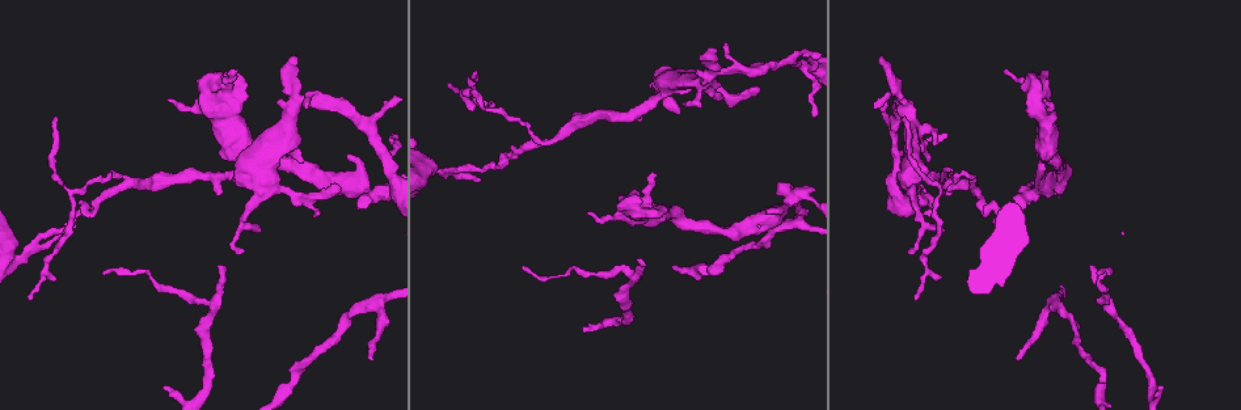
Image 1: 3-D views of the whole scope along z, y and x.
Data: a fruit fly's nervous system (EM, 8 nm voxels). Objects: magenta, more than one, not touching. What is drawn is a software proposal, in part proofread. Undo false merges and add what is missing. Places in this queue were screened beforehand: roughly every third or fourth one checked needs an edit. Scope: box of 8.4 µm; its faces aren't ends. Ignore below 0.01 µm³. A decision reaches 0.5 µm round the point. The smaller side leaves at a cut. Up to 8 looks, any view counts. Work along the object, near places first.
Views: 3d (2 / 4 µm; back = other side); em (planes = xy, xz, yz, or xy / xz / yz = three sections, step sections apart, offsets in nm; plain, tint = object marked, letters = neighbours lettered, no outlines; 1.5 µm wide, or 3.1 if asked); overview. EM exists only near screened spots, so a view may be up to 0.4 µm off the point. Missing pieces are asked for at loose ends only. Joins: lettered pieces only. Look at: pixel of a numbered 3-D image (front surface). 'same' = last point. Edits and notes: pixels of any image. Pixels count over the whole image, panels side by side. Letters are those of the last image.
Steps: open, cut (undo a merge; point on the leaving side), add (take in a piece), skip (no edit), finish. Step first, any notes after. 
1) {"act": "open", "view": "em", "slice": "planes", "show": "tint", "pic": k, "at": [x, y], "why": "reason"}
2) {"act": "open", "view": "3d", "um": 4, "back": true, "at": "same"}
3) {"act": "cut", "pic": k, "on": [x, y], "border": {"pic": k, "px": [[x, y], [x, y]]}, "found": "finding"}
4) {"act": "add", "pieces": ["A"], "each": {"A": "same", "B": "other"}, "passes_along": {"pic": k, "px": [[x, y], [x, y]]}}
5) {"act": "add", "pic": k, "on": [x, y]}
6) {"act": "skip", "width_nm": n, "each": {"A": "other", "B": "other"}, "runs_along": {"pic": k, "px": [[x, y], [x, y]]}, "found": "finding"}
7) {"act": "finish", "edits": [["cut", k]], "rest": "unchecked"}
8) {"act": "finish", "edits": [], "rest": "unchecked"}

{"act": "open", "view": "3d", "um": 4, "pic": 1, "at": [904, 117], "why": "thin end"}

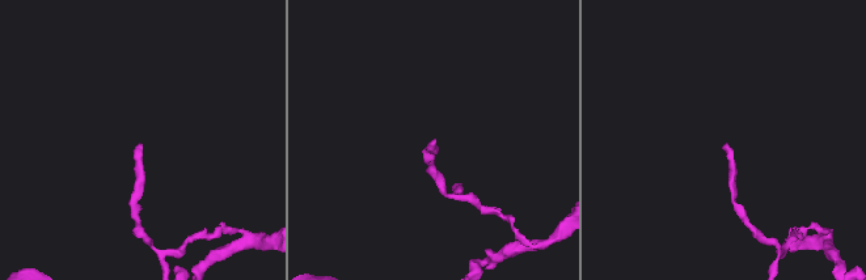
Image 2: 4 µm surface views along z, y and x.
{"act": "open", "view": "em", "slice": "planes", "show": "letters", "pic": 2, "at": [724, 147], "why": "shape alone is not enough"}

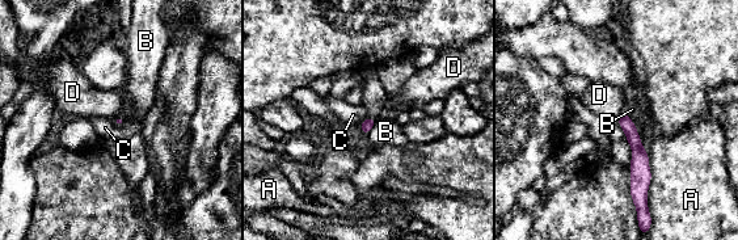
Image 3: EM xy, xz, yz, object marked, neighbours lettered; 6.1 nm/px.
{"act": "skip", "longest_contact_nm": ["A", 340], "each": {"A": "other", "B": "other", "C": "other", "D": "other"}, "border": {"pic": 3, "px": [[123, 116], [112, 118]]}, "found": "no lettered piece goes on from it"}

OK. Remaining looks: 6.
{"act": "open", "view": "3d", "um": 2, "pic": 1, "at": [1046, 102], "why": "branch stops here"}

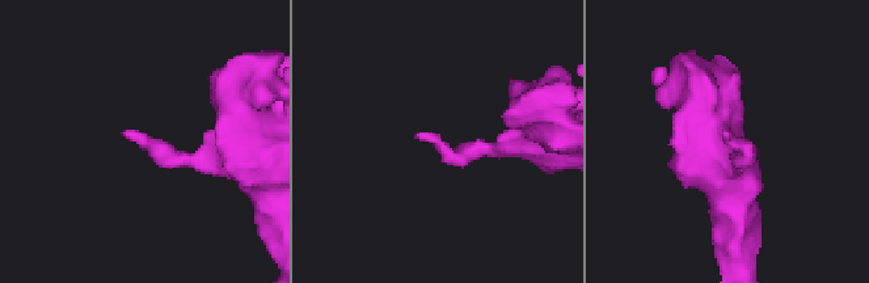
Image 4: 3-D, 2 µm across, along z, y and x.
{"act": "open", "view": "em", "slice": "xy", "step": 4, "show": "tint", "pic": 4, "at": [419, 137]}

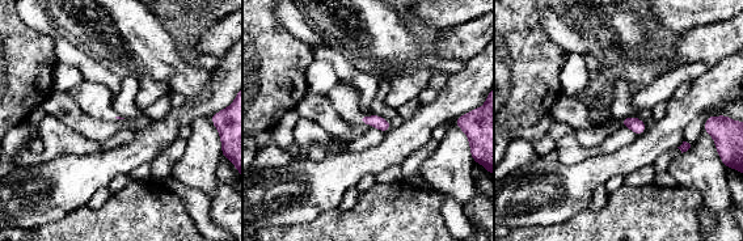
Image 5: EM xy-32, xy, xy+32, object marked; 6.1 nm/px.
{"act": "open", "view": "em", "slice": "xy", "step": 4, "show": "letters", "at": "same", "why": "see the neighbours"}

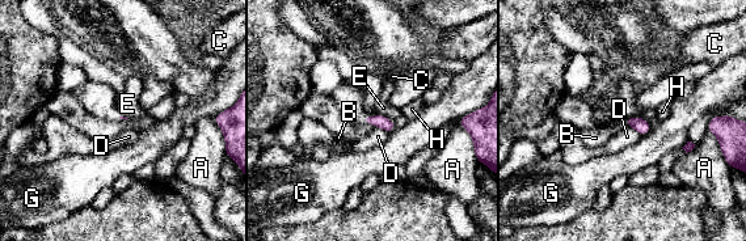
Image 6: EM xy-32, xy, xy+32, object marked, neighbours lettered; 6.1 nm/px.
{"act": "skip", "each": {"A": "other", "B": "other", "C": "other", "D": "other", "E": "other", "G": "other", "H": "other"}, "border": {"pic": 6, "px": [[624, 119], [628, 126]]}, "found": "no lettered piece goes on from it"}

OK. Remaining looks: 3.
{"act": "open", "view": "3d", "um": 2, "pic": 1, "at": [722, 100], "why": "free end"}

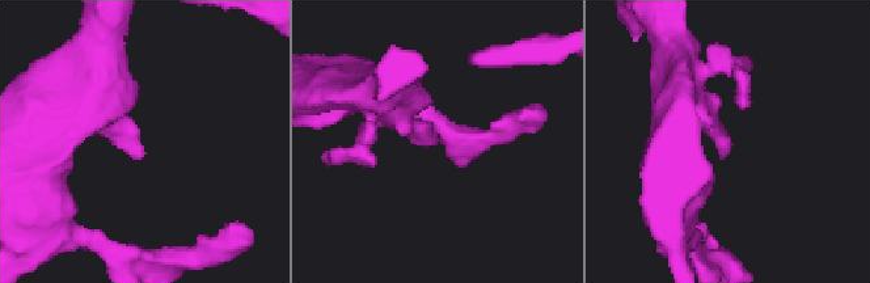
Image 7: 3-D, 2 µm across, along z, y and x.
{"act": "open", "view": "em", "slice": "xz", "step": 8, "show": "tint", "pic": 7, "at": [726, 152], "why": "need the tissue"}

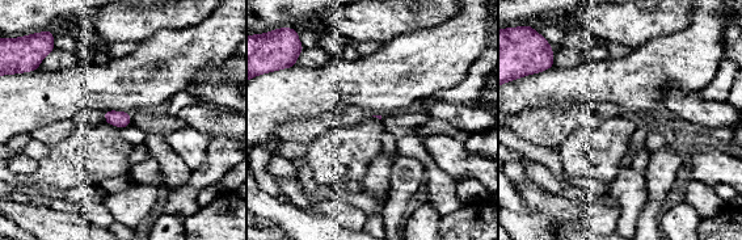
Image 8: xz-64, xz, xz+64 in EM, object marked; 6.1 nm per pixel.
{"act": "open", "view": "em", "slice": "planes", "show": "letters", "at": "same", "why": "cut it another way"}

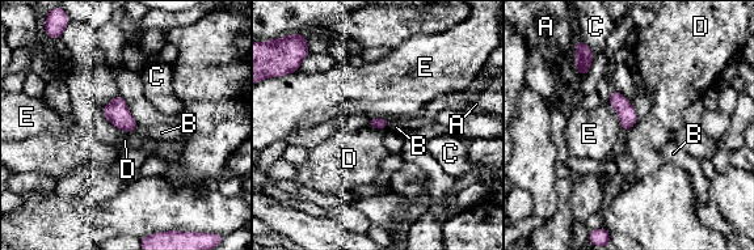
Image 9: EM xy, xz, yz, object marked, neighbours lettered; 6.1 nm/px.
{"act": "skip", "each": {"A": "other", "B": "other", "C": "other", "D": "other", "E": "other"}, "border": {"pic": 9, "px": [[367, 126], [386, 130]]}, "found": "no lettered piece goes on from it"}

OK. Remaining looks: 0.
{"act": "finish", "edits": [], "rest": "unchecked"}

